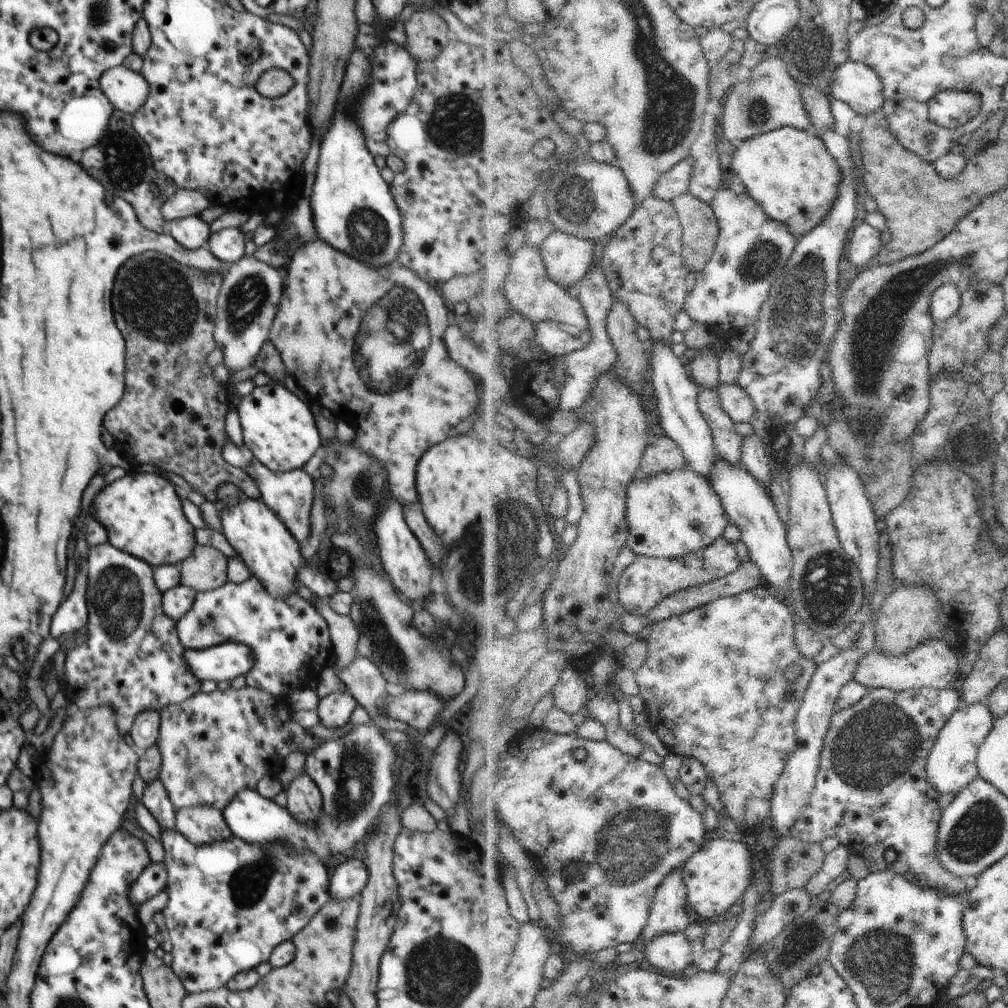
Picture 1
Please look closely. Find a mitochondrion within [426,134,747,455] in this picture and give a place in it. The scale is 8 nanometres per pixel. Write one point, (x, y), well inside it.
(576, 203)

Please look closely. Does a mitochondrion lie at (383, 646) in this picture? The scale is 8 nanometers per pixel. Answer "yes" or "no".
yes

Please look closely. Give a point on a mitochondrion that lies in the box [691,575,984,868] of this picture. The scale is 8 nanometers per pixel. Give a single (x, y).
(874, 747)

